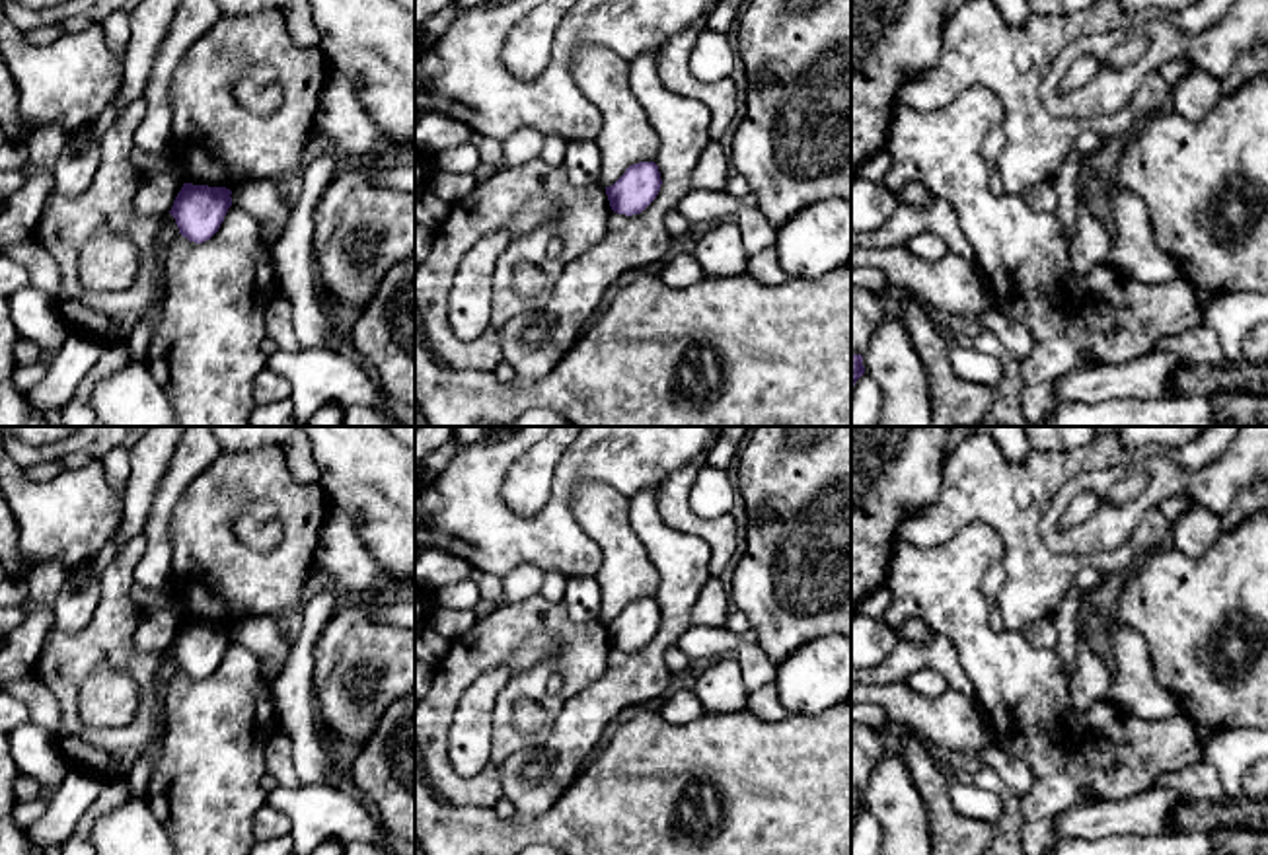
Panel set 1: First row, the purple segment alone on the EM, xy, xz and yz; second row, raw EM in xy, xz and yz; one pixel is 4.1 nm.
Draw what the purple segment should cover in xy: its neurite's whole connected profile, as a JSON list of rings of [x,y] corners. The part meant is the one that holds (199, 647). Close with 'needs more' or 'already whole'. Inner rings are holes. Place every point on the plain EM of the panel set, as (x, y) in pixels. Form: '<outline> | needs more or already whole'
[[[183,619],[169,647],[179,670],[195,680],[210,676],[232,643],[230,631],[226,623]]] | already whole

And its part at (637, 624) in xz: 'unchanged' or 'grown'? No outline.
unchanged

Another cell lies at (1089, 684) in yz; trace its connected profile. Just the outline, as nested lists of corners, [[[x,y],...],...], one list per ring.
[[[1081,635],[1077,666],[1069,676],[1069,699],[1075,711],[1087,711],[1108,699],[1112,674],[1093,651],[1089,635]]]

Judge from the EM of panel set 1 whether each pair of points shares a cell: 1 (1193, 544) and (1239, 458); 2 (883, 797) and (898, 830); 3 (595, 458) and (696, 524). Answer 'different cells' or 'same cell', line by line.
1: different cells
2: same cell
3: different cells

